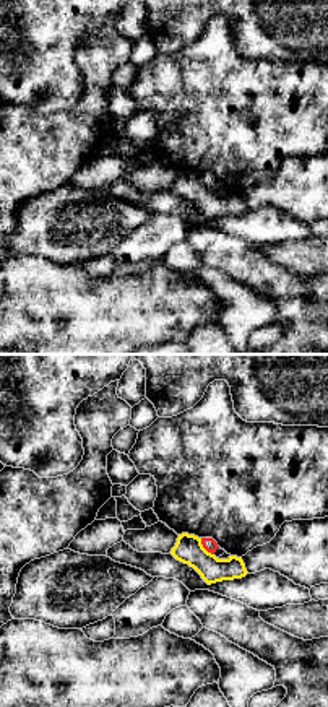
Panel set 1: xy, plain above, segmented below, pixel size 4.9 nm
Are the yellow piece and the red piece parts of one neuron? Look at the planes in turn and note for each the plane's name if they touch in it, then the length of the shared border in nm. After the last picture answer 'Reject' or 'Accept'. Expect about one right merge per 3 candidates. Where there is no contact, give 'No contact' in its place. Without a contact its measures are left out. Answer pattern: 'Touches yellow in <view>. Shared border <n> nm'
Touches yellow in xy. Shared border 110 nm

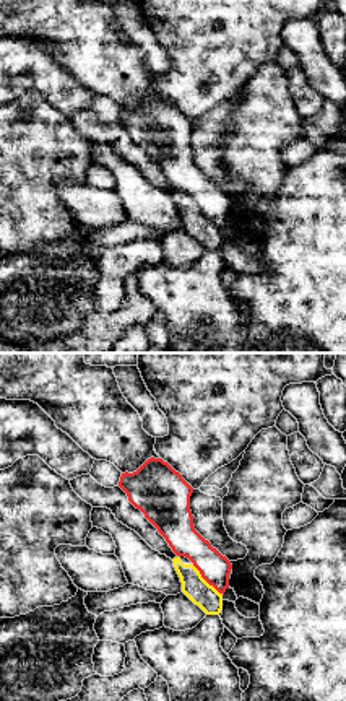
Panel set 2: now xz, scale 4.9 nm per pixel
Touches yellow in xz. Shared border 220 nm

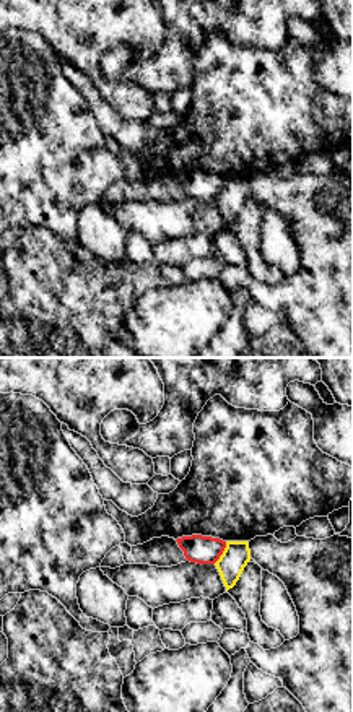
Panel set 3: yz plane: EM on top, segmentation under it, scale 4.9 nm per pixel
Touches yellow in yz. Shared border 130 nm

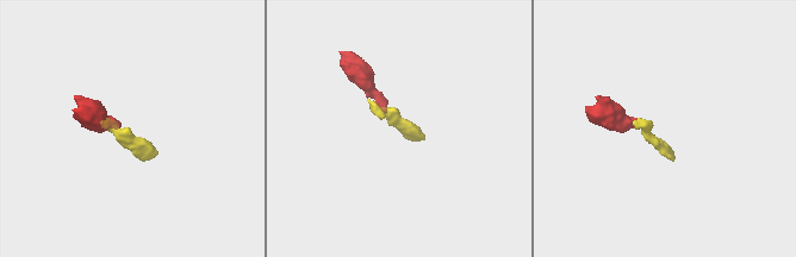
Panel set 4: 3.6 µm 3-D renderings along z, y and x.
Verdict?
Reject

